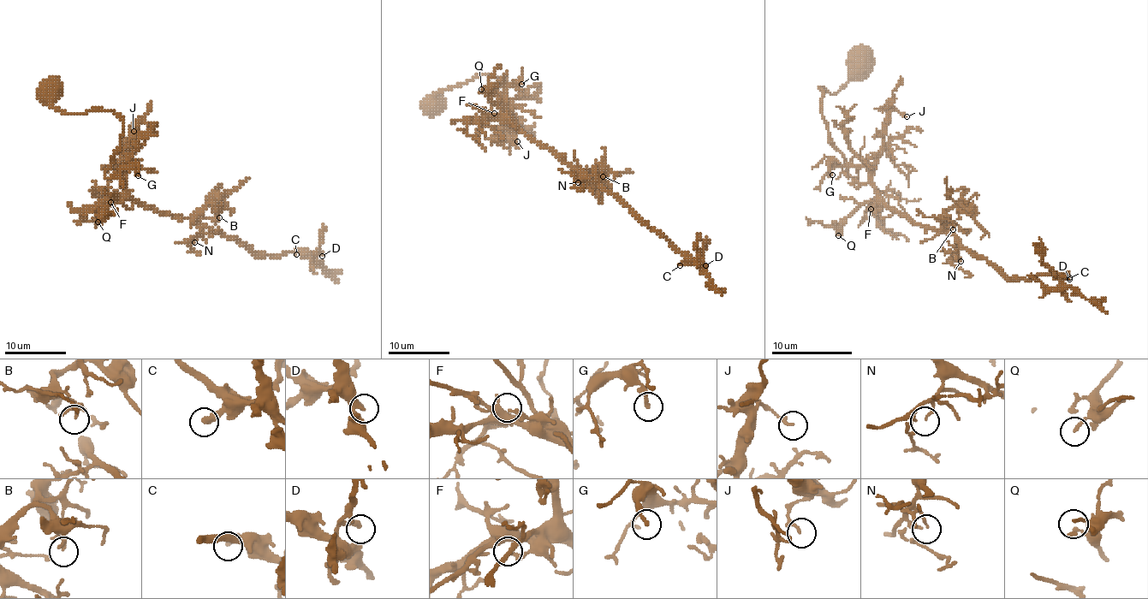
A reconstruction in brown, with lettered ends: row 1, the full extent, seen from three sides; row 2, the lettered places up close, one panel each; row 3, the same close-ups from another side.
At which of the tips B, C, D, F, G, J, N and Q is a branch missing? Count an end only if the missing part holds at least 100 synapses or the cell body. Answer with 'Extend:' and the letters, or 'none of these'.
Extend: D

